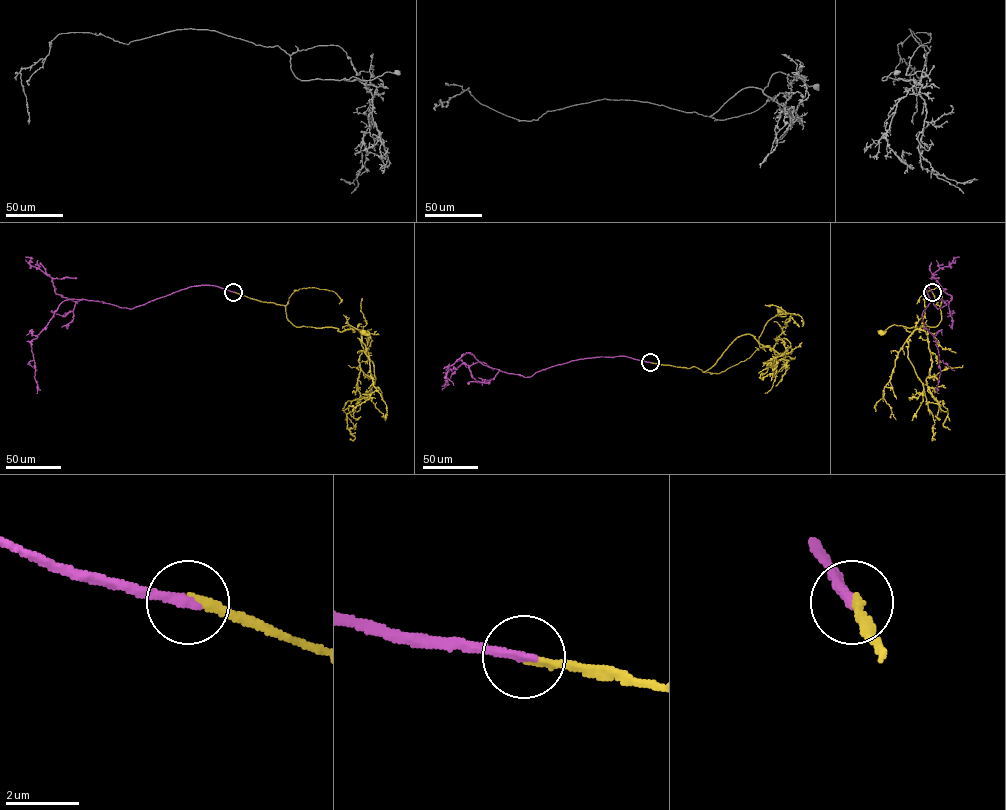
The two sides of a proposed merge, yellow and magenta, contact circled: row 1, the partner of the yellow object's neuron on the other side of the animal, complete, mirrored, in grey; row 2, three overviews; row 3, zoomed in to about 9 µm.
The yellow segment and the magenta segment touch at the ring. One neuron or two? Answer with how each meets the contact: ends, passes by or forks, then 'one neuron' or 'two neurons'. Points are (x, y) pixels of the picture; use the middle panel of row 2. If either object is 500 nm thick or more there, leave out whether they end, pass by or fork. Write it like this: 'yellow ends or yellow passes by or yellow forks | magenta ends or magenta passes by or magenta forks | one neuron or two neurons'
yellow ends | magenta ends | one neuron

